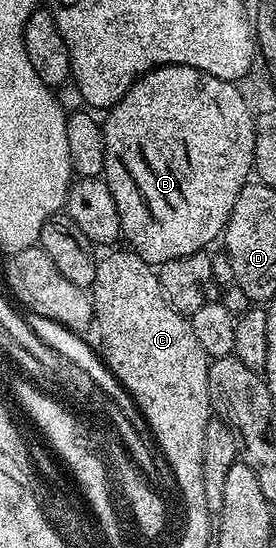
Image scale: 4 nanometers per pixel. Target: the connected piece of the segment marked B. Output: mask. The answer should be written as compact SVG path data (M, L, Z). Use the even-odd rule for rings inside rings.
M163 65L160 69L151 69L145 76L137 78L120 101L111 106L106 114L107 121L102 122L105 139L105 167L102 178L113 195L113 203L117 203L122 240L127 240L133 252L151 266L158 267L169 259L181 259L185 255L204 252L210 241L220 240L233 211L233 203L237 203L237 195L241 195L243 186L248 184L255 168L255 117L251 110L252 106L242 97L242 91L236 82L217 79L217 75L209 75L197 67L188 65Z

